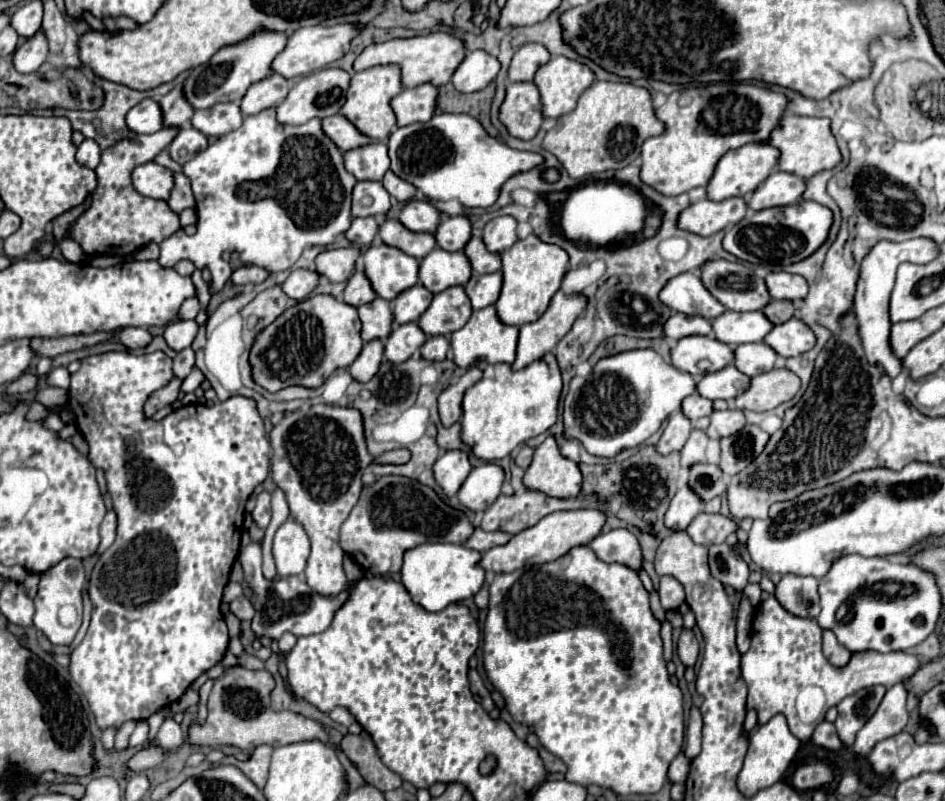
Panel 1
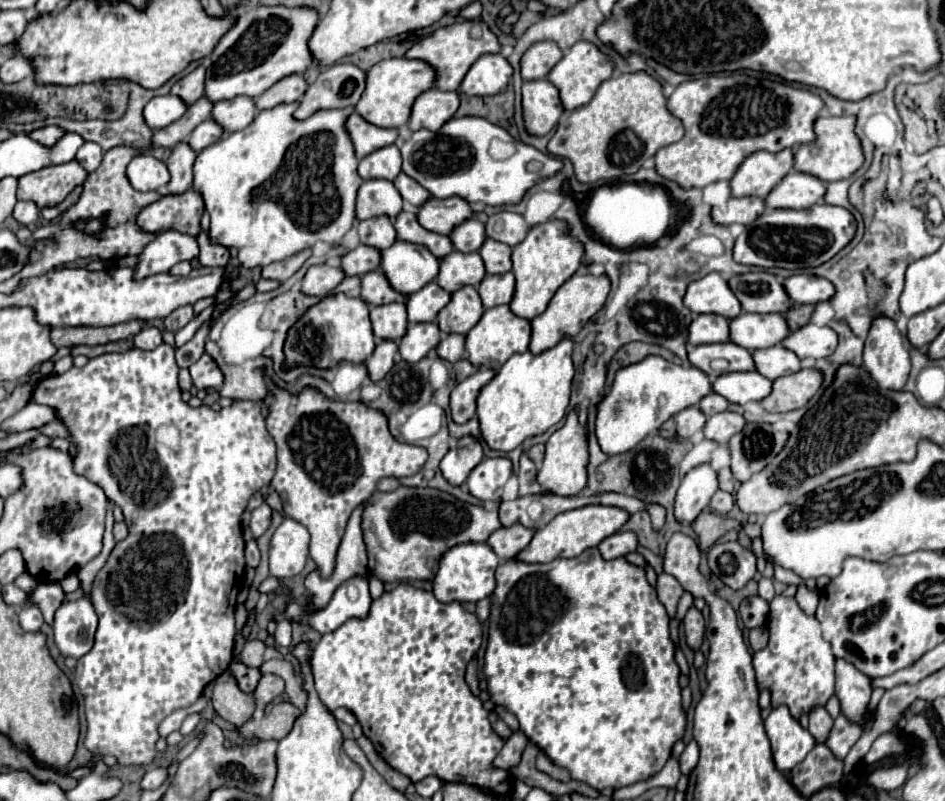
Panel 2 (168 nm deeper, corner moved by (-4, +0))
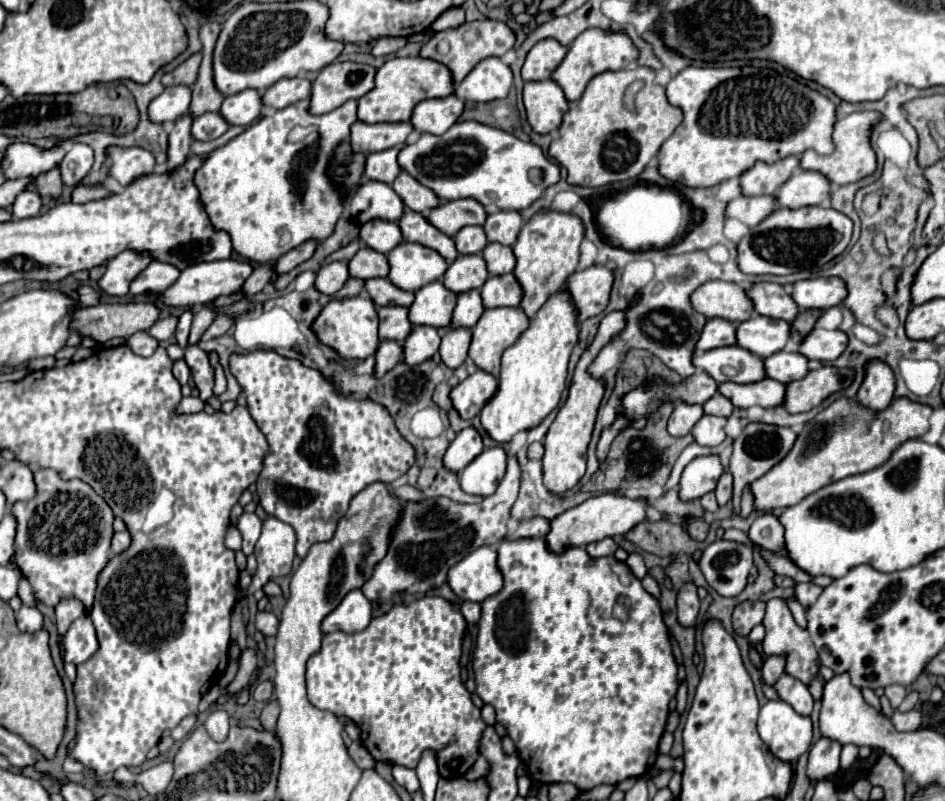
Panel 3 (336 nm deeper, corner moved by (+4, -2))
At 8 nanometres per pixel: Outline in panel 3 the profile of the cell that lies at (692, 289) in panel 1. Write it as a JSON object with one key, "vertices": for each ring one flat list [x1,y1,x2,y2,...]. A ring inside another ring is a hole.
{"vertices":[[711,280,699,286,691,302,695,310,707,318,725,318,729,322,741,324,753,316,753,300,747,296,747,290,733,282]]}

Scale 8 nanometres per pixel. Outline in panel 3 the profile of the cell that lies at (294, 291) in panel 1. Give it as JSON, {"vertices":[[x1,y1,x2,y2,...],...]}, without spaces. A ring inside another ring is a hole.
{"vertices":[[331,262,331,264,323,264,321,270,317,272,315,288,323,294,333,296,335,292,339,292,345,286,347,280,349,280,347,262]]}

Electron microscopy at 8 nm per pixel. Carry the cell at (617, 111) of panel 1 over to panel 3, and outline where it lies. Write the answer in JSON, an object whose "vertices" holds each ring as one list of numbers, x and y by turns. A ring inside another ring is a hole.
{"vertices":[[647,66,603,72,587,84,583,96,563,116,563,124,549,146,549,156,567,168,569,184,595,188,637,178,645,170,647,162,657,156,661,144,681,124,683,112,669,102,667,108,649,108,647,112,625,110,623,92,635,80,651,82,655,80,655,72]]}

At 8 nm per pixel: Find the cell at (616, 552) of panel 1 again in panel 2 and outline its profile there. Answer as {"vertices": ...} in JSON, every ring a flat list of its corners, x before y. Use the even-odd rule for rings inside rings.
{"vertices":[[615,532,613,536,605,538,597,548,601,552,601,556,605,560,613,560,613,558,621,558,621,556,627,556,631,552,635,552,639,546,635,534,631,532]]}

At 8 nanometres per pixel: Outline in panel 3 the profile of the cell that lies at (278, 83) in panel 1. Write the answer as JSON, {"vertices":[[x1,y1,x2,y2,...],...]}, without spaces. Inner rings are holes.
{"vertices":[[283,78,263,92,263,104,279,110,309,96,311,96,311,82,307,78]]}

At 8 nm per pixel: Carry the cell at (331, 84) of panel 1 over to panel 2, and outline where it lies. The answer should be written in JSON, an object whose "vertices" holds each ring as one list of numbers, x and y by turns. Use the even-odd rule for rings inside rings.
{"vertices":[[333,64,323,70,313,84,307,86,295,120,305,120,319,110,341,110,355,106,365,90,365,72,353,64]]}

